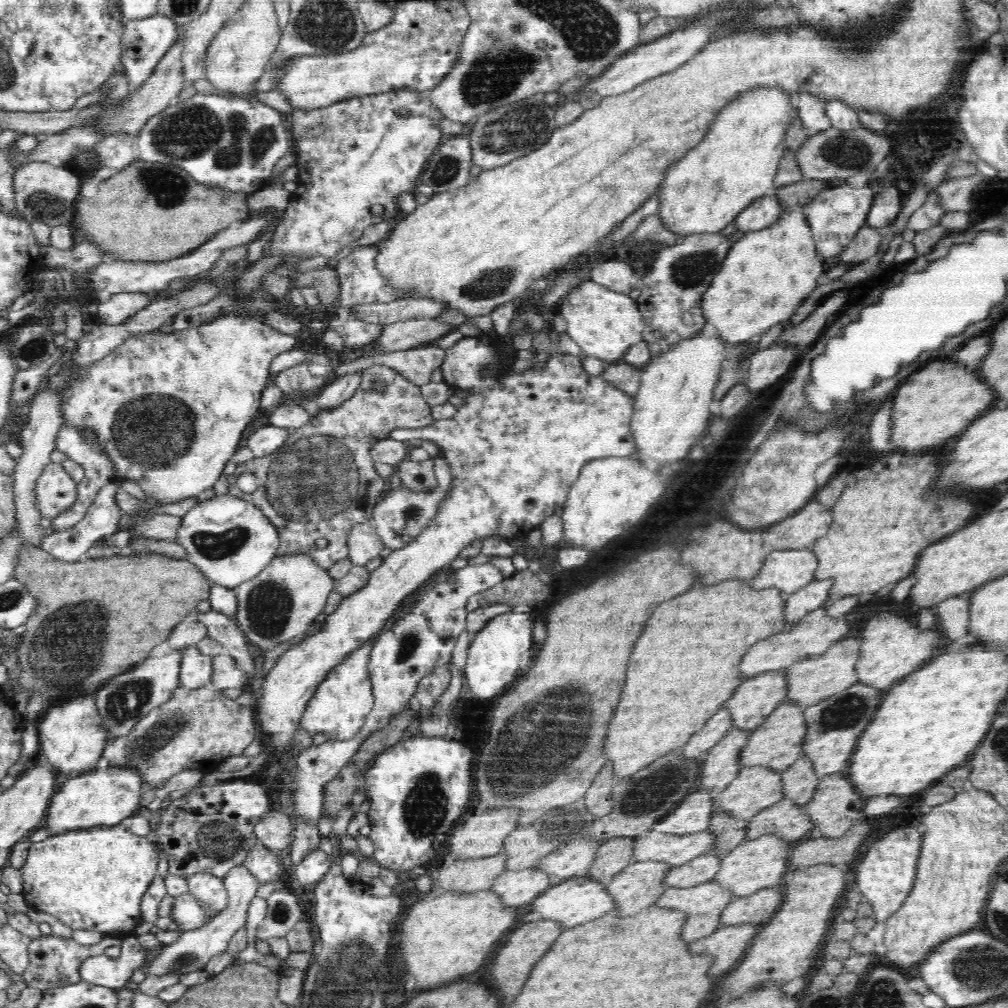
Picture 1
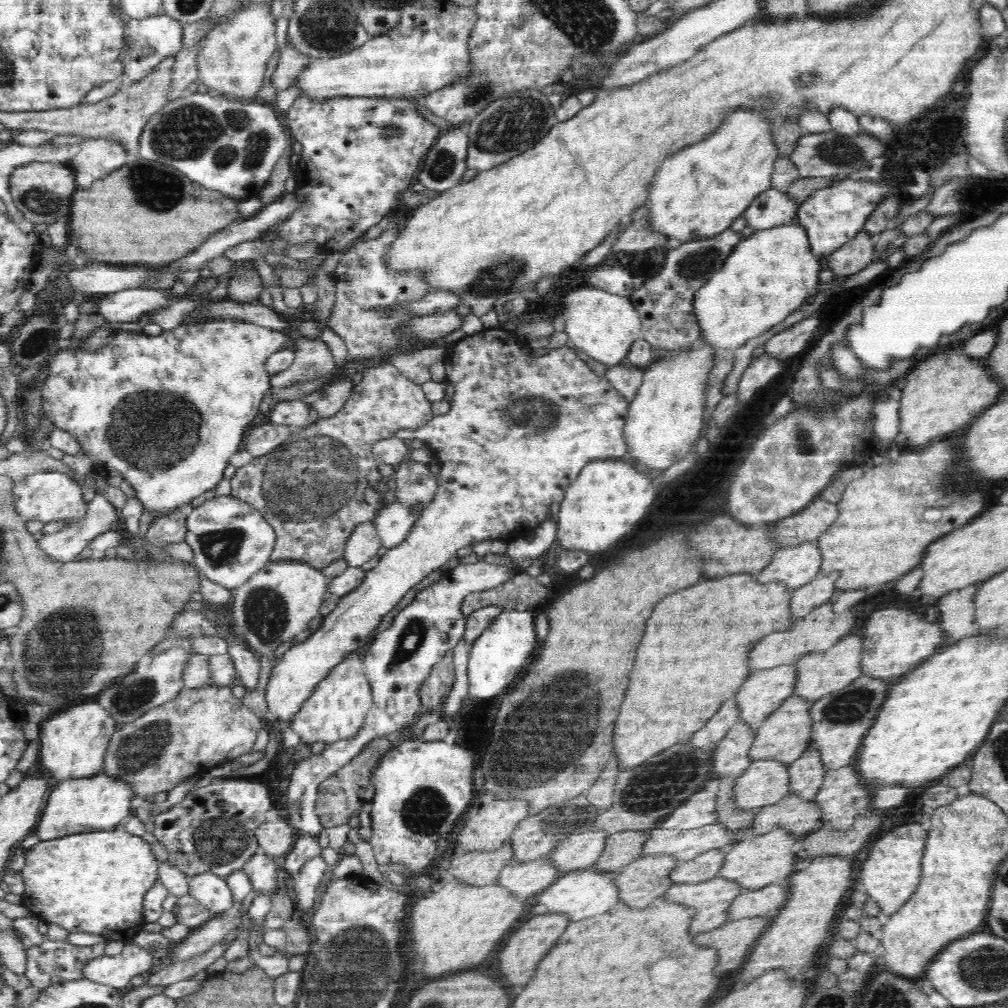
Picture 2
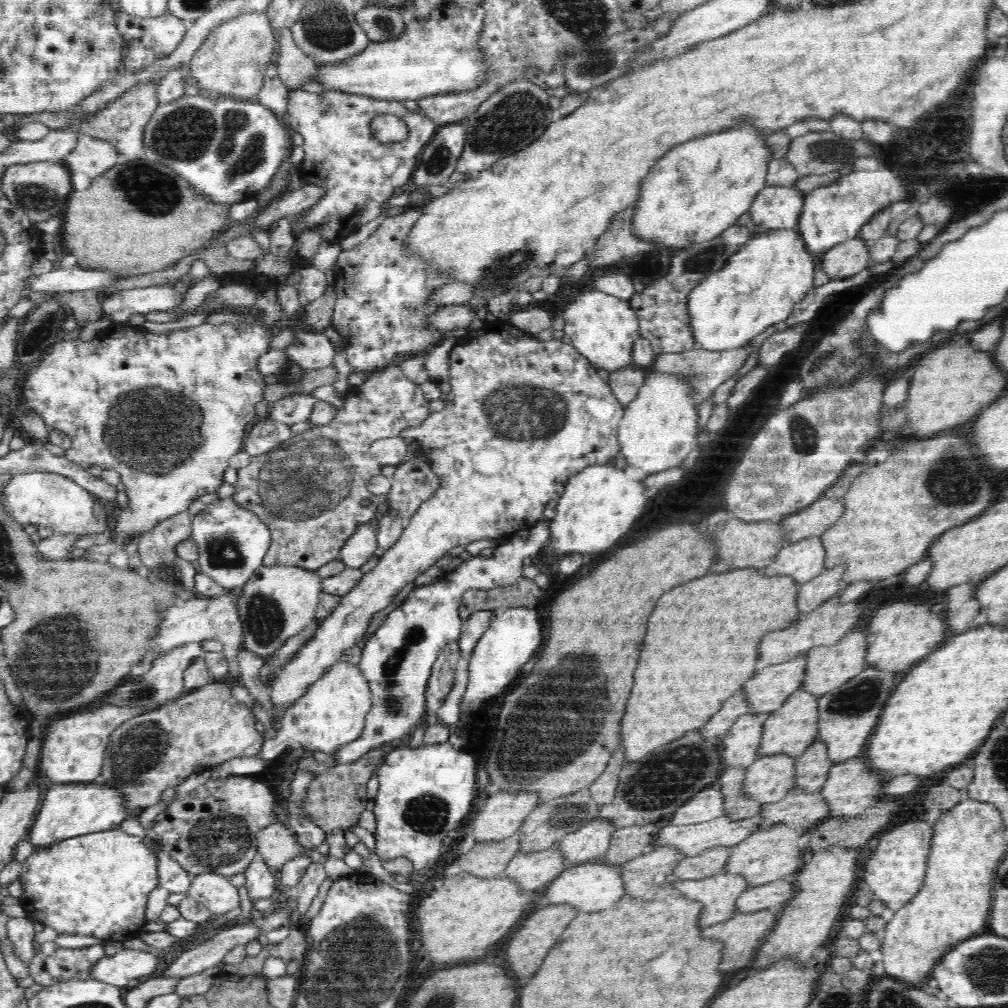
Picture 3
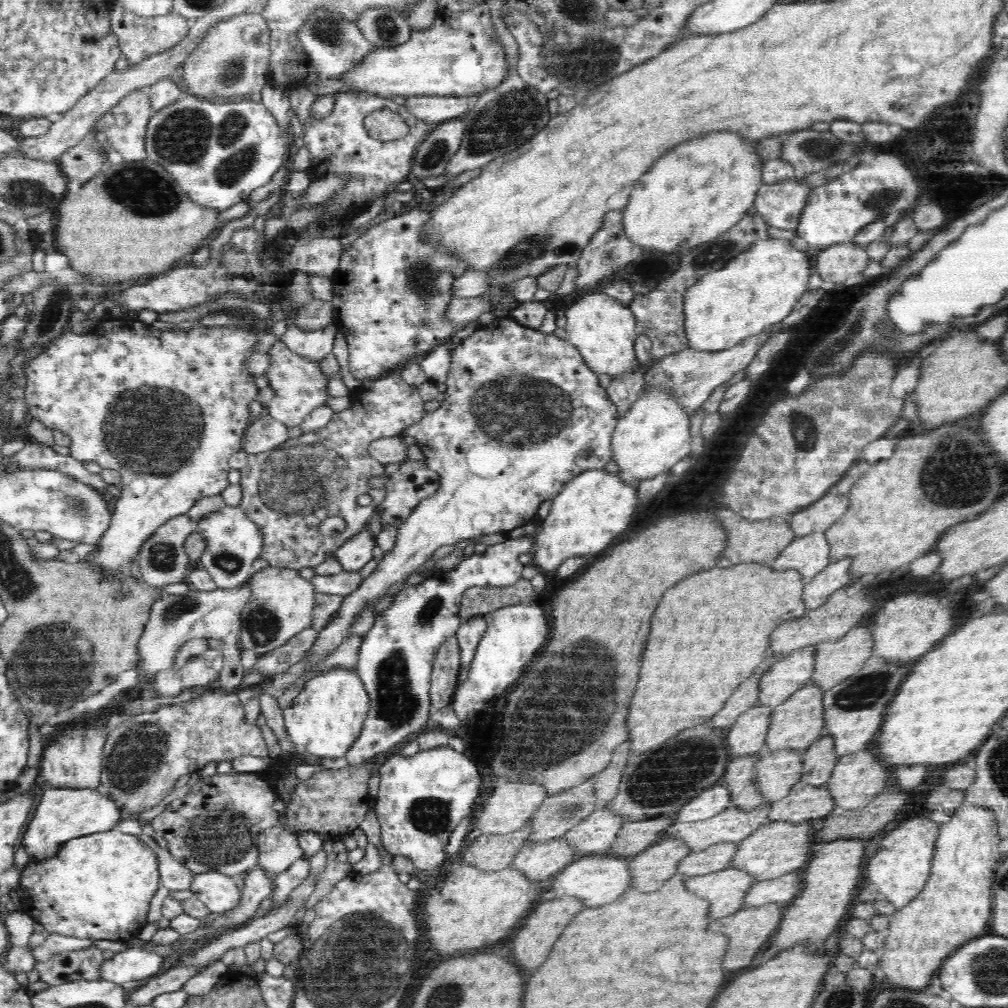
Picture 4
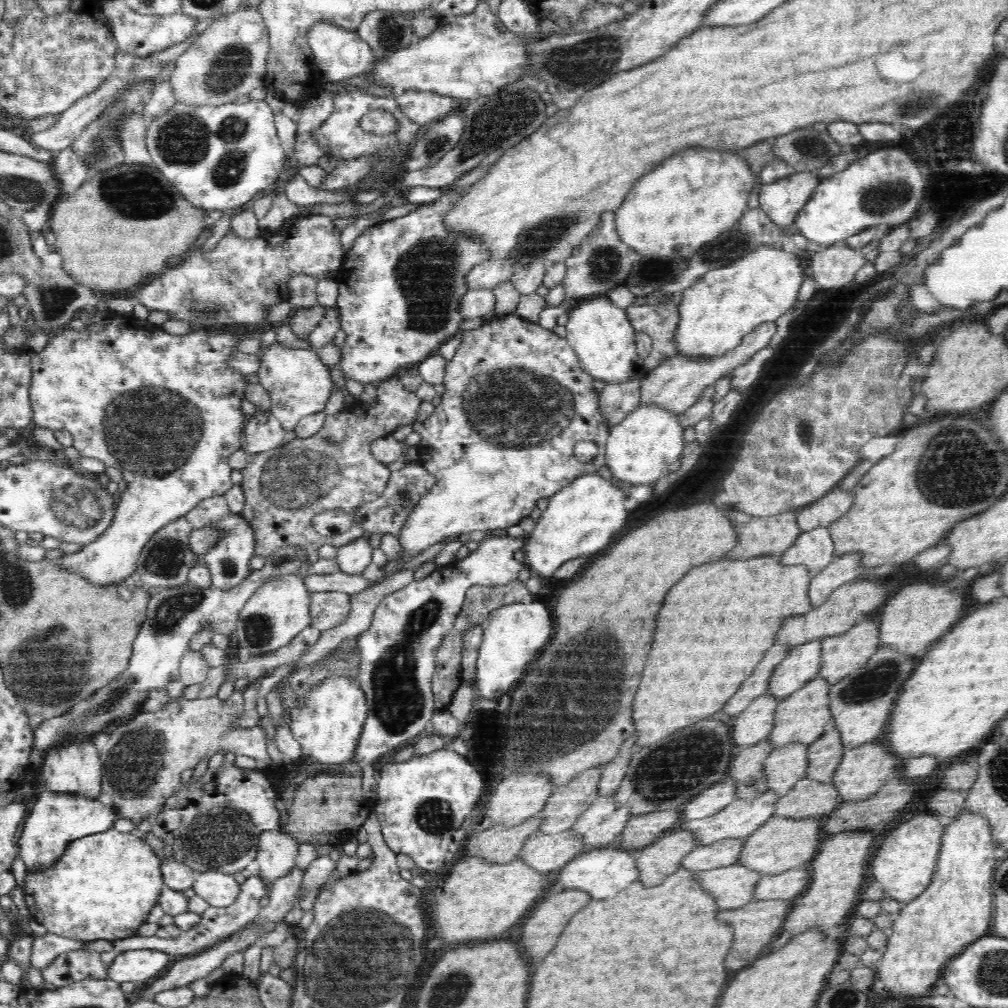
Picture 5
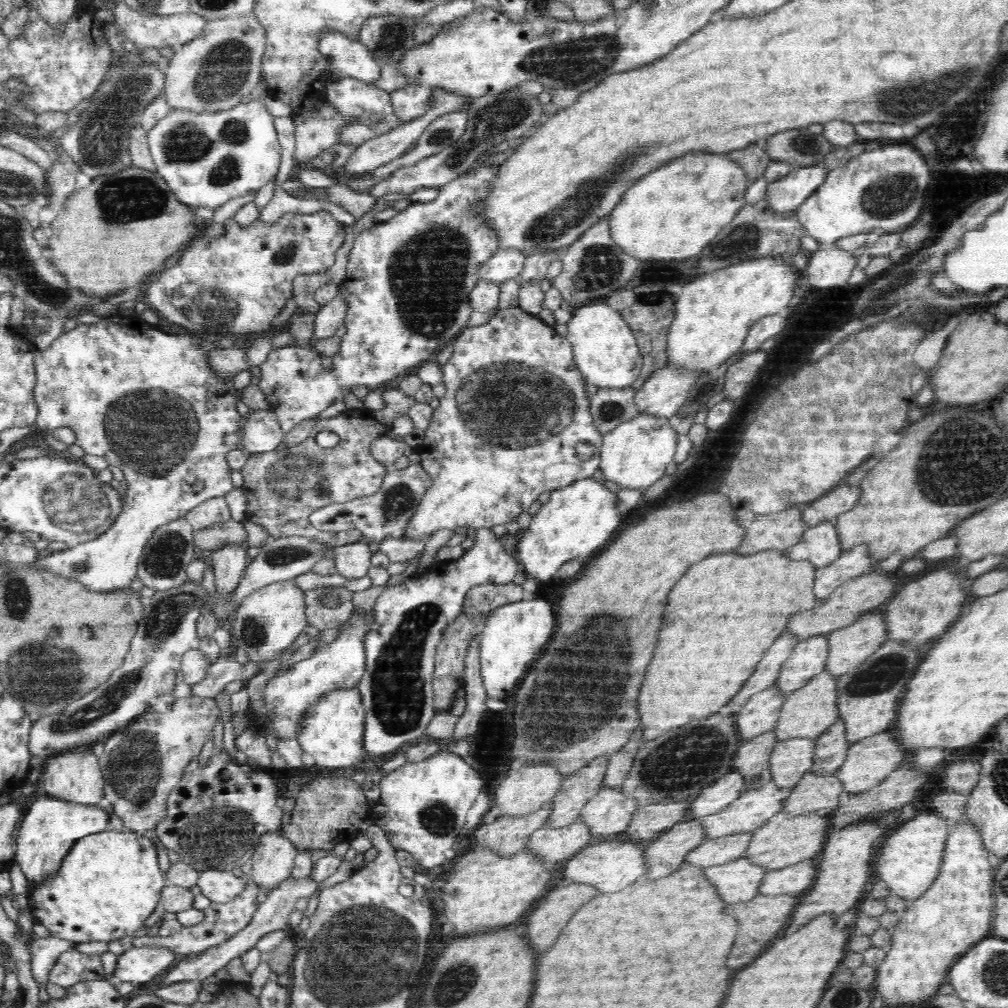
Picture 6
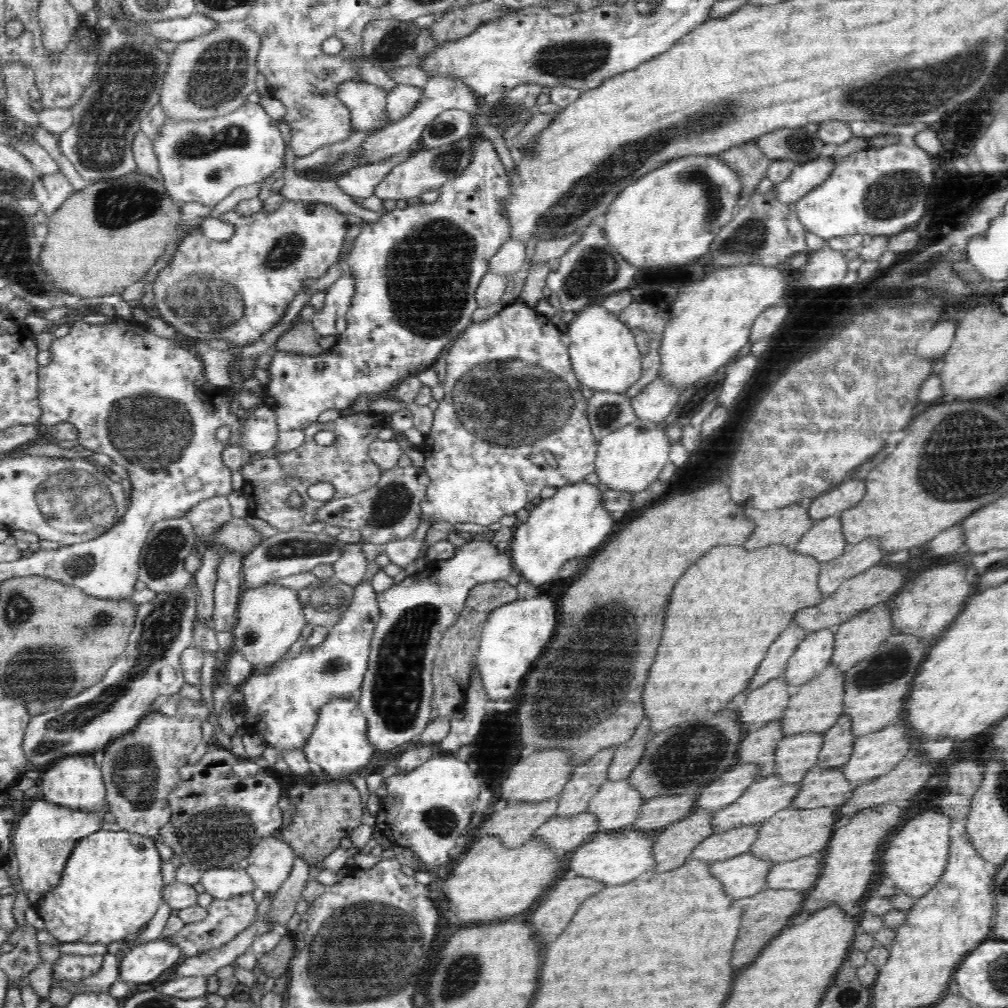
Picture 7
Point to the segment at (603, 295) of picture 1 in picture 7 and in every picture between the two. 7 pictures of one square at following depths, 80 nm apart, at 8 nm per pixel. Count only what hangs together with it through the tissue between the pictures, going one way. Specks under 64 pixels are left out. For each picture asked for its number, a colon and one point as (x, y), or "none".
2: (603, 325)
3: (603, 328)
4: (604, 330)
5: (600, 333)
6: (604, 347)
7: (604, 355)

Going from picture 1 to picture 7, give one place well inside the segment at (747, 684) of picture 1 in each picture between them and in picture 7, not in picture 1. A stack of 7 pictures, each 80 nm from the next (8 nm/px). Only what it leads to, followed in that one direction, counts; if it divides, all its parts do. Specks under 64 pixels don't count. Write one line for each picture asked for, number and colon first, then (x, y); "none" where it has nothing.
2: (764, 691)
3: (767, 690)
4: (784, 677)
5: (802, 663)
6: (808, 658)
7: (812, 656)

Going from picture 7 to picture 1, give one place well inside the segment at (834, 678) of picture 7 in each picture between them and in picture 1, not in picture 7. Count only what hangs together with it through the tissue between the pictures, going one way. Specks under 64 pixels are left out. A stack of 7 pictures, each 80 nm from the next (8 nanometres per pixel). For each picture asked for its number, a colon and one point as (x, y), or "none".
1: (777, 743)
2: (784, 735)
3: (791, 729)
4: (799, 721)
5: (804, 716)
6: (807, 712)

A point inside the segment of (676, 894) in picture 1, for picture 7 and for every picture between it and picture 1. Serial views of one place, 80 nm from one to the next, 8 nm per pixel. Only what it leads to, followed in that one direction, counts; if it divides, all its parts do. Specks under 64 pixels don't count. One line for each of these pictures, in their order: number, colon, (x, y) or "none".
2: (710, 899)
3: (718, 894)
4: (724, 890)
5: (733, 886)
6: (738, 881)
7: (742, 876)

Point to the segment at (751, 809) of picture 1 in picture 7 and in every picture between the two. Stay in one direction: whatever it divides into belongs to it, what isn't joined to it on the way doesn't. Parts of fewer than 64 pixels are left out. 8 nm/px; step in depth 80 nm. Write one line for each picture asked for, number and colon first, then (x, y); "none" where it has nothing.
2: (763, 782)
3: (768, 779)
4: (776, 773)
5: (786, 765)
6: (790, 760)
7: (795, 755)

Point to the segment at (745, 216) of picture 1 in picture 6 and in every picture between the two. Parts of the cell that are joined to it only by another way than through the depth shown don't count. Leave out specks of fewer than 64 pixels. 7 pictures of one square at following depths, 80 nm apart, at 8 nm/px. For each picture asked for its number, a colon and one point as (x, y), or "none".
2: (772, 208)
3: (775, 207)
4: (780, 204)
5: (782, 200)
6: (785, 195)

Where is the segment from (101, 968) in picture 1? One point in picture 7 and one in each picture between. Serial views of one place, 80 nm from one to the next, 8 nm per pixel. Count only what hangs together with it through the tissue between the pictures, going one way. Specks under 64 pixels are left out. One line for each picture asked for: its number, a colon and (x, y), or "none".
2: (116, 971)
3: (128, 963)
4: (133, 963)
5: (136, 966)
6: (138, 965)
7: (145, 962)

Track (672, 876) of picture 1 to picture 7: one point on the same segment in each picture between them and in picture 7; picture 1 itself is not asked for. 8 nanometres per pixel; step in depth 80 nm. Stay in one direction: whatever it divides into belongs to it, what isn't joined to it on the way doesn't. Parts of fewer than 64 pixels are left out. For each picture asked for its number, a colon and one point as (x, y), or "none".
2: (706, 866)
3: (711, 862)
4: (718, 857)
5: (725, 852)
6: (726, 849)
7: (721, 846)

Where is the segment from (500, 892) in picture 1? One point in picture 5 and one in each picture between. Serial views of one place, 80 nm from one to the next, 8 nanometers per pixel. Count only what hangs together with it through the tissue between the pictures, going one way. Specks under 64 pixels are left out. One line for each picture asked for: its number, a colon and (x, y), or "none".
2: (526, 880)
3: (534, 871)
4: (540, 862)
5: (546, 853)

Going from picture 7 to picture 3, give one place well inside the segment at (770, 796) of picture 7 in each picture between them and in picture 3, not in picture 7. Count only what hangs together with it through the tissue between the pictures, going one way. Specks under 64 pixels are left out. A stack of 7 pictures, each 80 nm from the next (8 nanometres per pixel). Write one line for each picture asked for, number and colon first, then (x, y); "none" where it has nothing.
3: (692, 839)
4: (732, 825)
5: (740, 818)
6: (751, 809)

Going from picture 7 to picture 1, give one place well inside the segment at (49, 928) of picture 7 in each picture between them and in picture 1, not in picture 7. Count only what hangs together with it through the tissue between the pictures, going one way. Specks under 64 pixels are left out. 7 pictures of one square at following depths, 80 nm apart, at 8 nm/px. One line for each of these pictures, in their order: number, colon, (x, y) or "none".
1: (94, 879)
2: (95, 882)
3: (97, 884)
4: (99, 886)
5: (104, 886)
6: (109, 884)

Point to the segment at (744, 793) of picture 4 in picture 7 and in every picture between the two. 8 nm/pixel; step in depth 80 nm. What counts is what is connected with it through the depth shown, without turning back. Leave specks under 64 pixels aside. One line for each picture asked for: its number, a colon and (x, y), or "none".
5: (746, 769)
6: (752, 758)
7: (758, 747)

